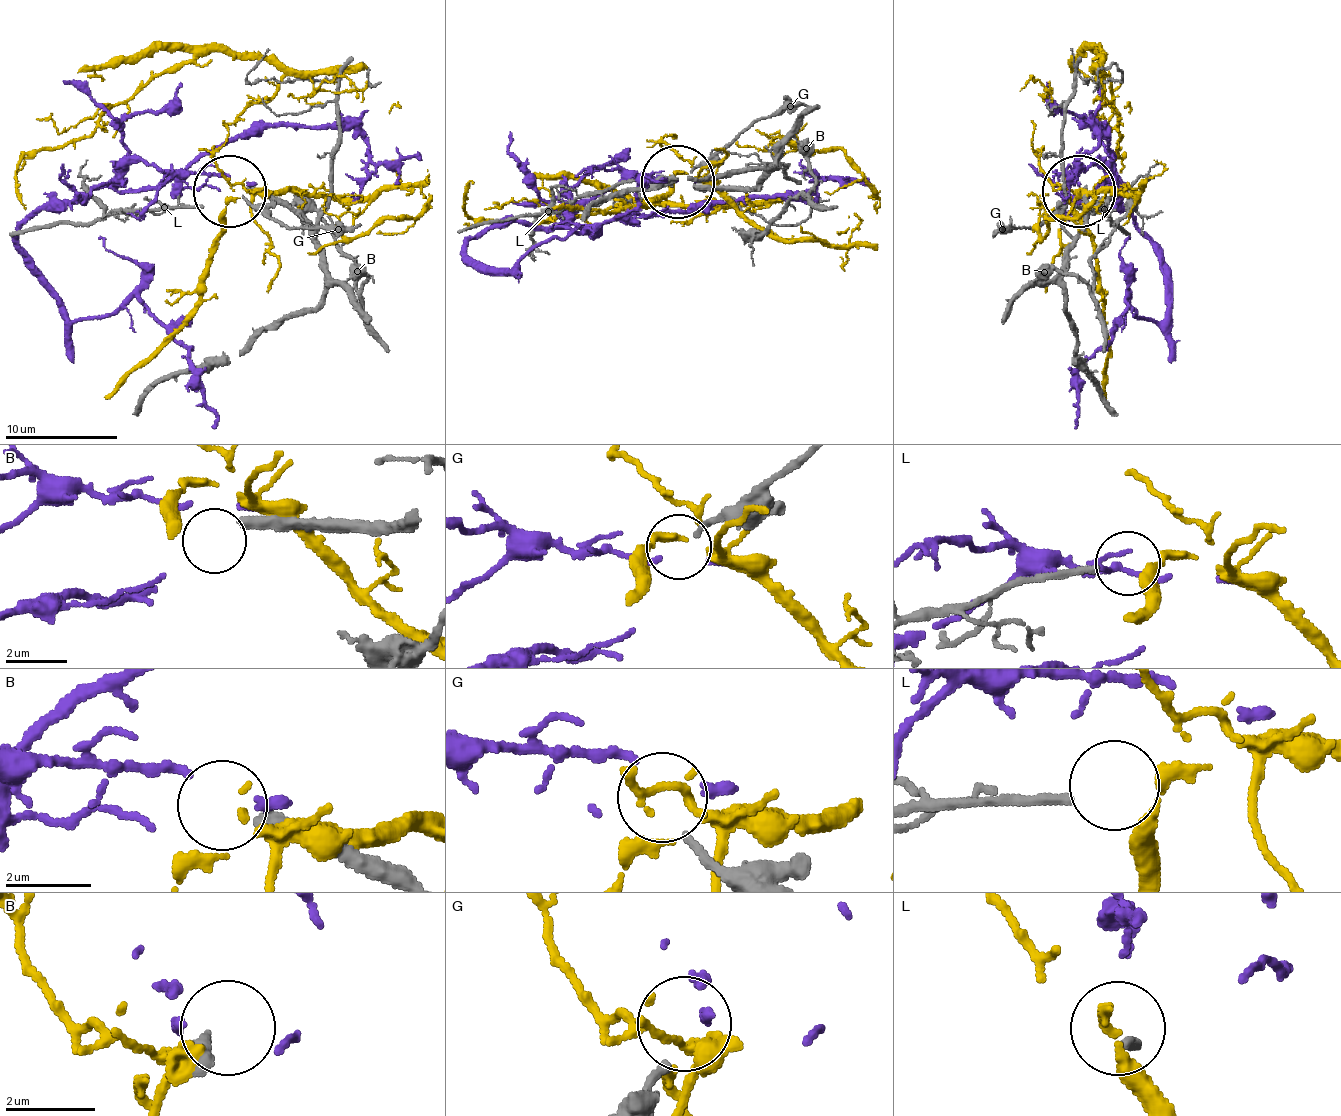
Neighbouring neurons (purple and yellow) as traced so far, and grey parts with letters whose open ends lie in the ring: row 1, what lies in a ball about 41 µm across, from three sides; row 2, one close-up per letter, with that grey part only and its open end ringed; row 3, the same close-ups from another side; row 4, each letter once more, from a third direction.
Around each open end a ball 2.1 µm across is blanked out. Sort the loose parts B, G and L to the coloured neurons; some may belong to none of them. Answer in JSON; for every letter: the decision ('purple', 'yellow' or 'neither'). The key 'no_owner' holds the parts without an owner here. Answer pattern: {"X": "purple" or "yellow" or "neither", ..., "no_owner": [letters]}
{"B": "neither", "G": "neither", "L": "yellow", "no_owner": ["B", "G"]}

